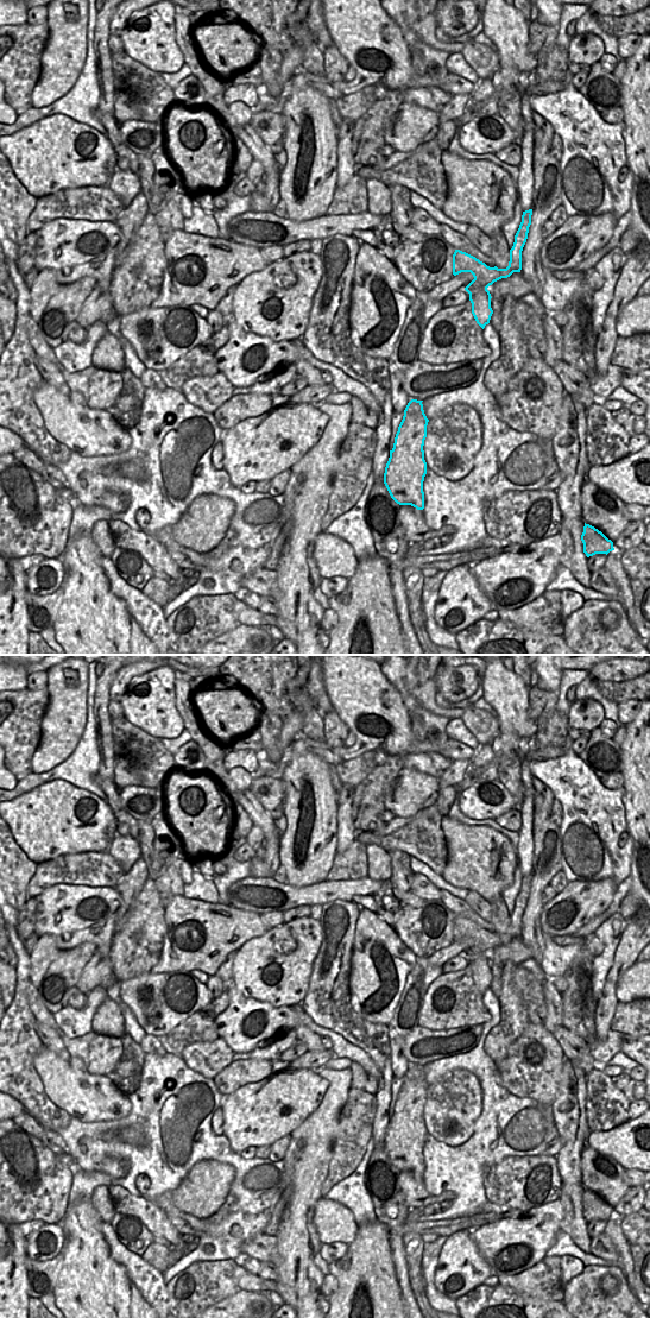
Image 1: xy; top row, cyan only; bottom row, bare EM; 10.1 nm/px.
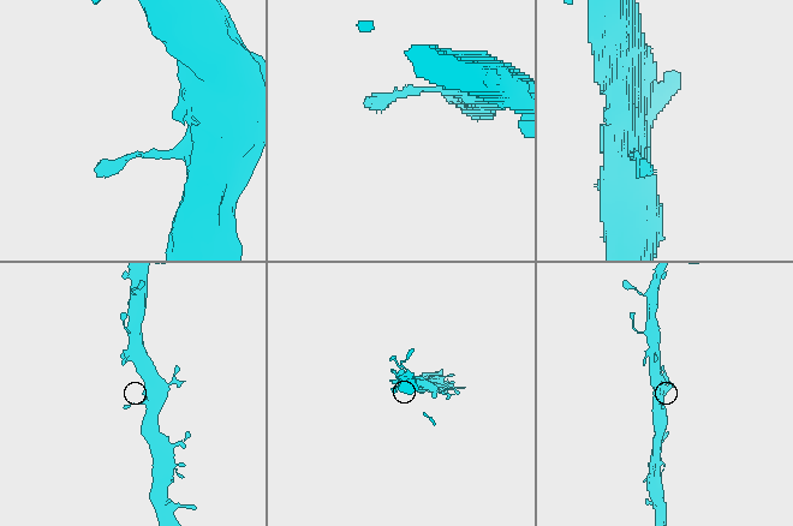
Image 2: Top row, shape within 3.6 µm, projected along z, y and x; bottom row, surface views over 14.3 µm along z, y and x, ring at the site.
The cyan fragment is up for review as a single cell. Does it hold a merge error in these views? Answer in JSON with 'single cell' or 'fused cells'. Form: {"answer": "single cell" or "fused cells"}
{"answer": "single cell"}

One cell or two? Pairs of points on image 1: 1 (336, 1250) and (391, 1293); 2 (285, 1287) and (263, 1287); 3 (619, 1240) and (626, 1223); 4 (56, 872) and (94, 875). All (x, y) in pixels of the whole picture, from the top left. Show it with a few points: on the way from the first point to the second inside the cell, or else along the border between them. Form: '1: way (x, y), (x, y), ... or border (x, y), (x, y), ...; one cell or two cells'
1: border (348, 1244), (347, 1250), (338, 1260), (328, 1265); two cells
2: border (275, 1281), (277, 1291); two cells
3: border (622, 1217), (619, 1227), (623, 1236), (630, 1244); two cells
4: way (65, 872), (84, 872); one cell

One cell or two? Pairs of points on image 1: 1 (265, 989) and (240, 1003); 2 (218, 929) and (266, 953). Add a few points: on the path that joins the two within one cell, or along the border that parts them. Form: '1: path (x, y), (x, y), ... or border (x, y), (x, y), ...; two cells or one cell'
1: border (229, 982), (245, 996), (267, 1002), (276, 1008); two cells
2: border (267, 928), (263, 934), (247, 939), (235, 950); two cells

